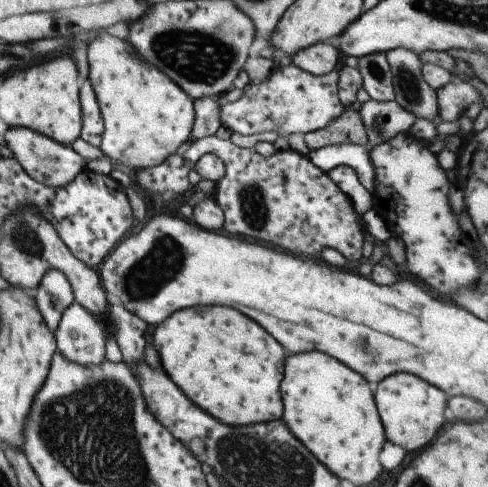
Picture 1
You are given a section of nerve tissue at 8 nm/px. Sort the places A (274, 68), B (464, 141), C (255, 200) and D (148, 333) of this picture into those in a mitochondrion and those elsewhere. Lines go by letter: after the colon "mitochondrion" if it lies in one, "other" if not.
A: other
B: other
C: mitochondrion
D: other

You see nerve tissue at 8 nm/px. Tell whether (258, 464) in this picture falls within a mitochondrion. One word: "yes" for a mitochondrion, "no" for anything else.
yes

